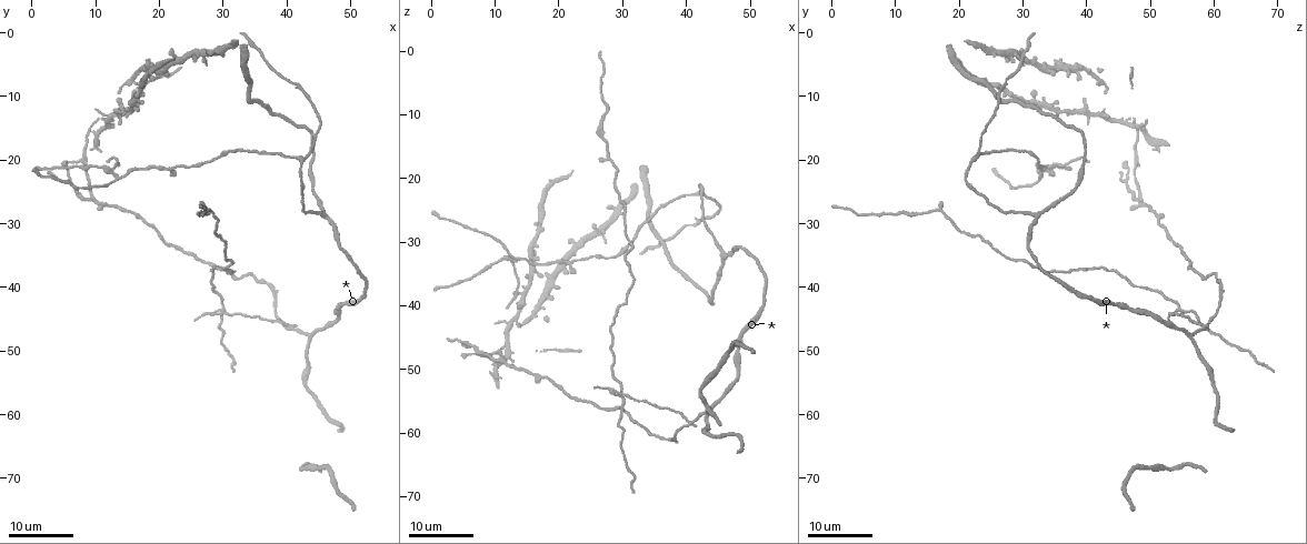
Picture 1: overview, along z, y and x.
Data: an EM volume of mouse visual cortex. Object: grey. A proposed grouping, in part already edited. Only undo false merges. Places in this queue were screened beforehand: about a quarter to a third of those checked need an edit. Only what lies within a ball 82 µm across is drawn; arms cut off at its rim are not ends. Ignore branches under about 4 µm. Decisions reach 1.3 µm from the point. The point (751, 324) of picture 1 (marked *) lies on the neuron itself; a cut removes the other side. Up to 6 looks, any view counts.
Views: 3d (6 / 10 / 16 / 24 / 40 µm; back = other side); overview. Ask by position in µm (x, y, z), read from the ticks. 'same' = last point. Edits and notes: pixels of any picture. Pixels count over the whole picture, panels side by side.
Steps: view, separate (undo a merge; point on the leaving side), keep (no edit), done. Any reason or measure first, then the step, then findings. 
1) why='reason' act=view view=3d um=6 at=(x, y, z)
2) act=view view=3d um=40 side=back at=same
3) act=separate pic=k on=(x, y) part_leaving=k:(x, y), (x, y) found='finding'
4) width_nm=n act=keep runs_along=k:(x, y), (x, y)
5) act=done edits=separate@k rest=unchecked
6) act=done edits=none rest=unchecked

why='four-way junction' act=view view=3d um=16 at=(40.0, 46.5, 58.5)

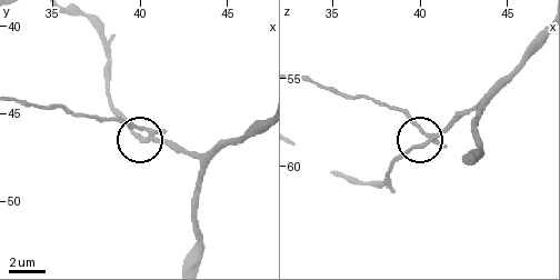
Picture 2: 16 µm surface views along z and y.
act=view view=3d um=10 at=(40.4, 46.2, 58.3)

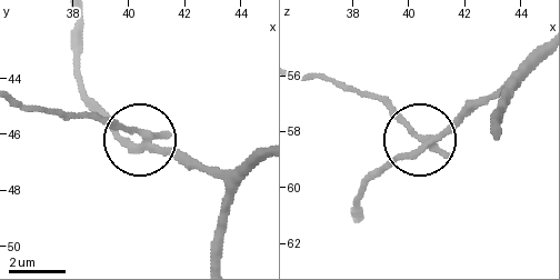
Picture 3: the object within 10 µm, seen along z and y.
act=view view=3d um=6 at=(40.5, 46.0, 58.4)

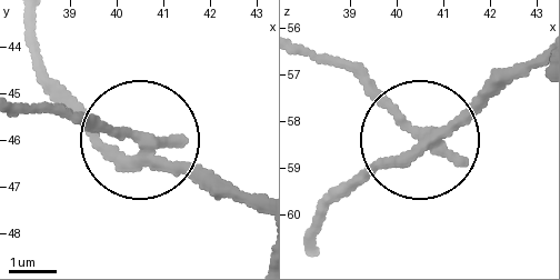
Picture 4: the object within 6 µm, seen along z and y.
width_nm=260 act=separate pic=4 on=(98, 117) part_leaving=4:(139, 143), (23, 108) found='a second neuron is stuck on'

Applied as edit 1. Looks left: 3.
why='thick turns thin' act=view view=3d um=24 at=(21.5, 21.5, 33.0)

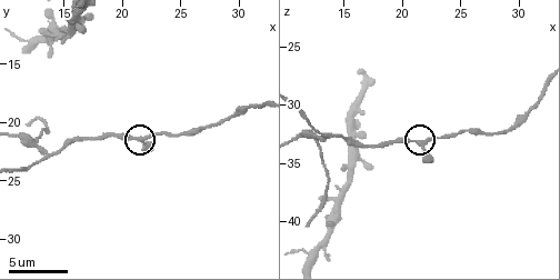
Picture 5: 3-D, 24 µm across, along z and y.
act=view view=3d um=10 at=(21.6, 21.4, 33.2)

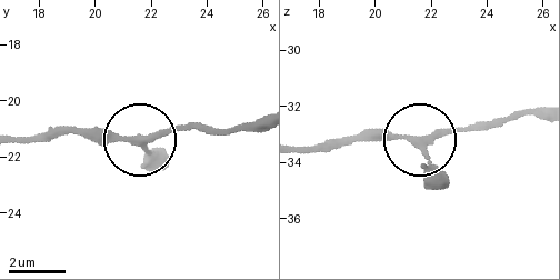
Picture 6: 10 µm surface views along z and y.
act=keep runs_along=6:(536, 113), (449, 128), (413, 142), (343, 134) found='one neuron here'

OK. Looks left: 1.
act=done edits=separate@4 rest=unchecked

